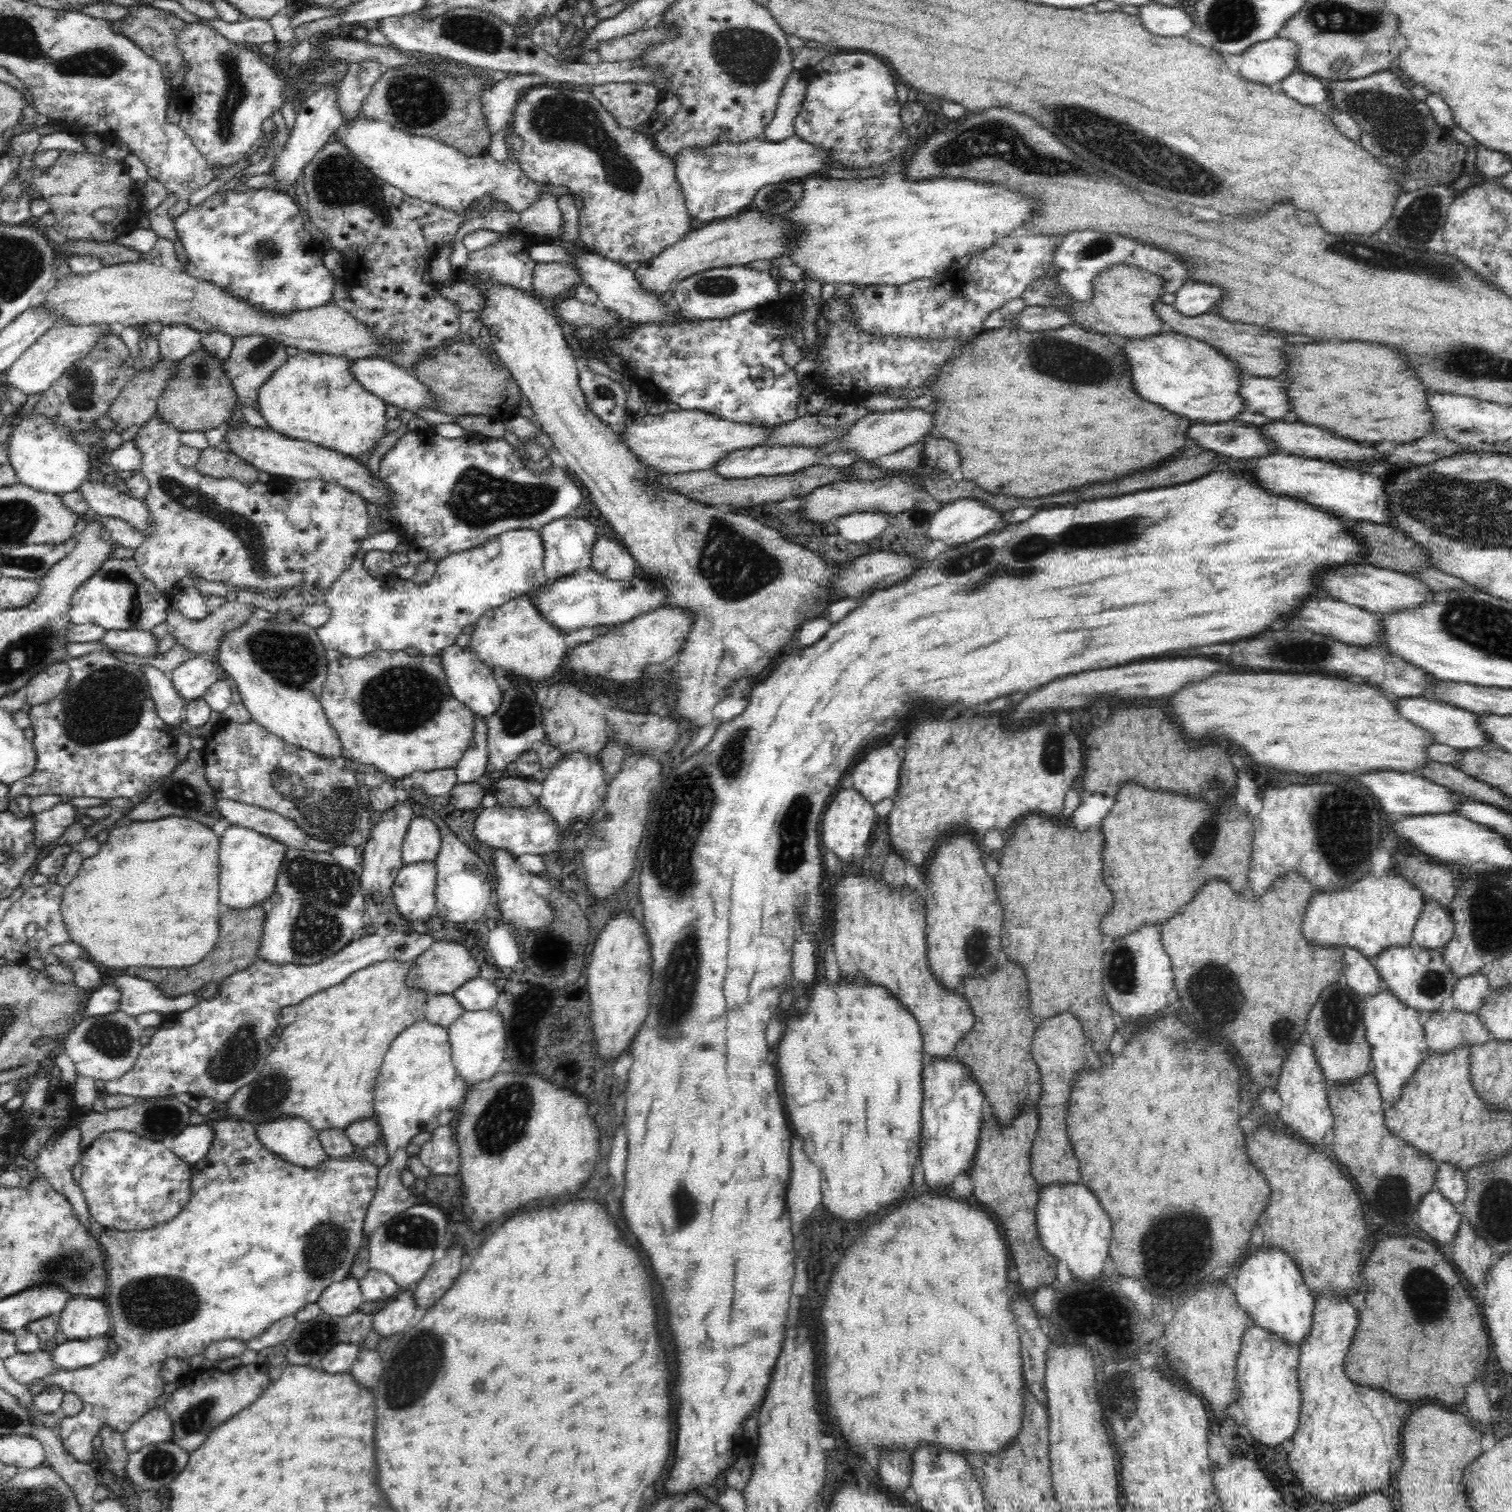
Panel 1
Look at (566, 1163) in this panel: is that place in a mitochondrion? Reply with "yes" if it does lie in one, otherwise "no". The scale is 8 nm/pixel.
no

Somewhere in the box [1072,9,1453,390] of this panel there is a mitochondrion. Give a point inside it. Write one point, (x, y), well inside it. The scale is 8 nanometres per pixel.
(1417, 223)

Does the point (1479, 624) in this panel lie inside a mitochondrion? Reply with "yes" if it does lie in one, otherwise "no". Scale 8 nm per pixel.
yes

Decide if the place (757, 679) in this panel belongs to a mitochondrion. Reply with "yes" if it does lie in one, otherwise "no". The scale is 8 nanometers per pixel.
no

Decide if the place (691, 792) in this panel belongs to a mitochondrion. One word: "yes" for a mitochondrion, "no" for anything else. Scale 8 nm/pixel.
yes

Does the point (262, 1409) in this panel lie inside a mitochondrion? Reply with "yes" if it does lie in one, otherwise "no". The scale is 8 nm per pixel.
no

